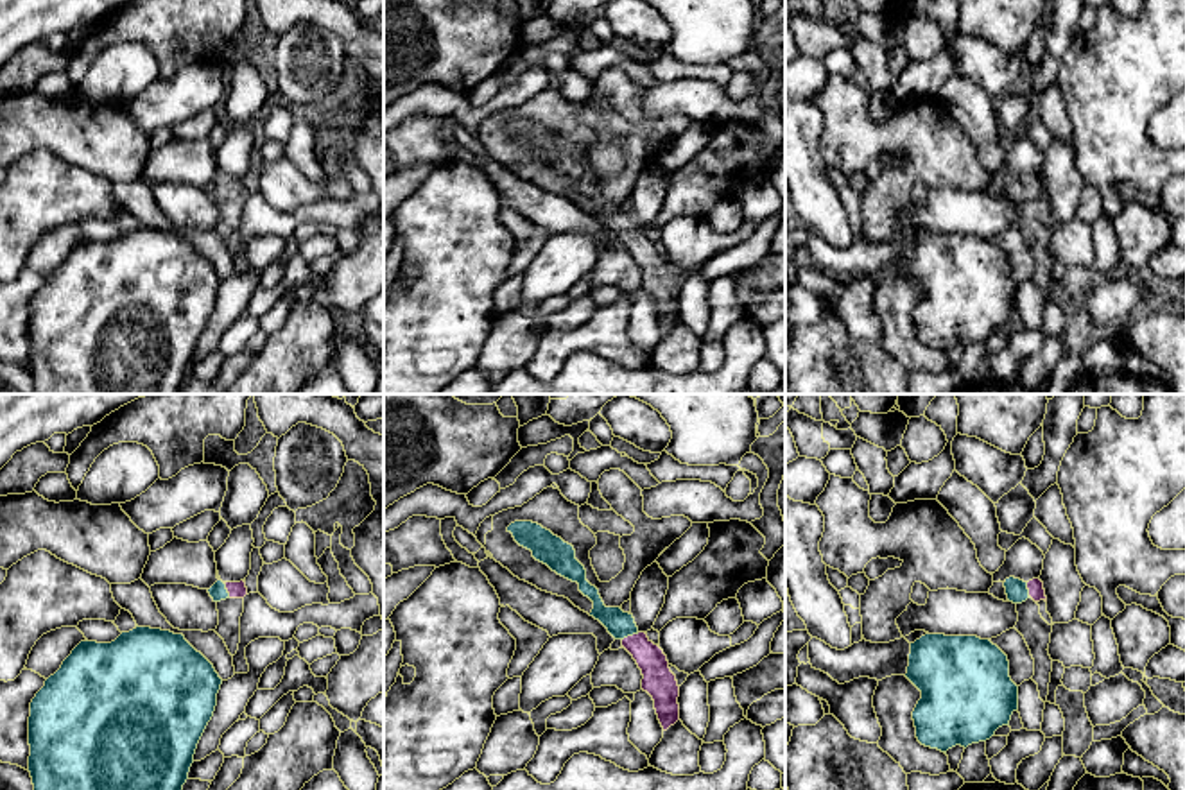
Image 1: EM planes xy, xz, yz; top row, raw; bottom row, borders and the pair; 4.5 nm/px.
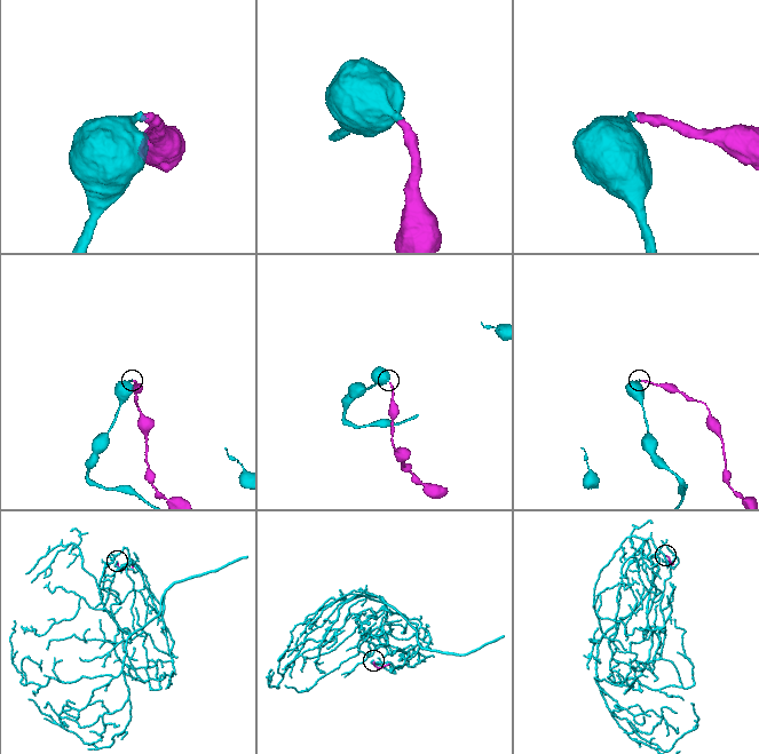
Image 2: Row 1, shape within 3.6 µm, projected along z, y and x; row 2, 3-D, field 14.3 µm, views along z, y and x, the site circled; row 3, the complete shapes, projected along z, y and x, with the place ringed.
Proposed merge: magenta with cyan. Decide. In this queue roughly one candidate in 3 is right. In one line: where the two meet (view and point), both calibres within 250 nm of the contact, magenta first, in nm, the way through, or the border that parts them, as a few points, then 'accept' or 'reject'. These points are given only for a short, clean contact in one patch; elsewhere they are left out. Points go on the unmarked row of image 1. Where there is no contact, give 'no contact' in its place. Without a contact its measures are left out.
xz (630, 235) | 150/120 nm | across xz (658, 280), (653, 260), (630, 235), (619, 223) | accept

